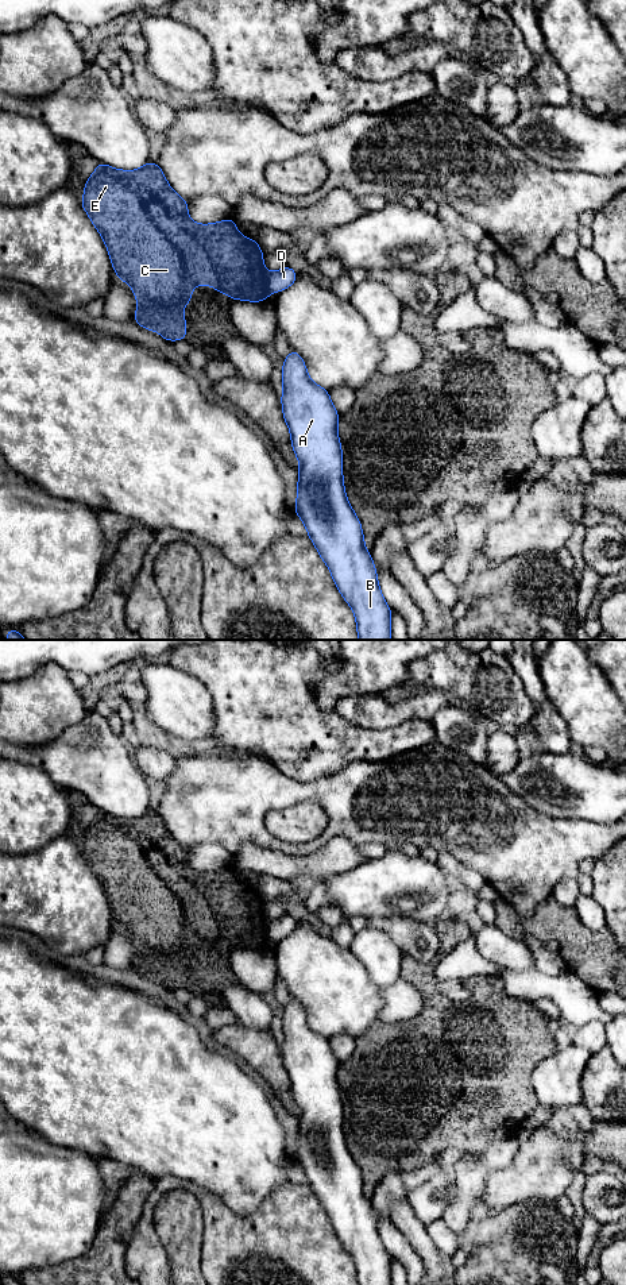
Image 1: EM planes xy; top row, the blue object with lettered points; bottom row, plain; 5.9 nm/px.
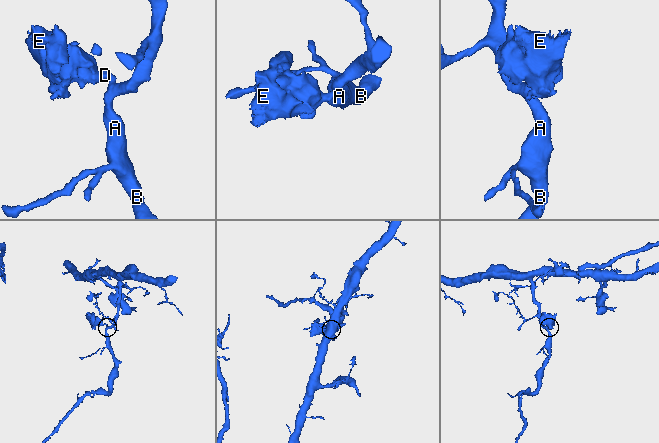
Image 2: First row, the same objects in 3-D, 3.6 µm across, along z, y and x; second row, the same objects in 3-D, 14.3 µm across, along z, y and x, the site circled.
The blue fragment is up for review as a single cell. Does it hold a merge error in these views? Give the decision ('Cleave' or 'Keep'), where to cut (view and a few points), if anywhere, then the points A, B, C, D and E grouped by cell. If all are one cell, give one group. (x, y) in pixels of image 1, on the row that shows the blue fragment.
Cleave. Split along xy (266, 273), (266, 290), (269, 293). Groups: A B D / C E

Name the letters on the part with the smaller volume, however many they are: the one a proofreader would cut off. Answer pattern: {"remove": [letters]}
{"remove": ["C", "E"]}

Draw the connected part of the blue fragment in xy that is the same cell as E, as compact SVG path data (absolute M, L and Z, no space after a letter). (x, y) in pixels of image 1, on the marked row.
M98 162L94 173L86 180L81 205L104 239L113 271L127 282L138 300L135 321L147 331L158 331L169 340L186 339L183 305L192 300L196 285L213 286L232 300L259 302L268 297L266 290L267 271L263 252L254 239L247 239L236 229L235 220L227 219L215 224L196 224L188 216L186 198L179 197L169 185L158 163L147 162L139 170L119 170Z

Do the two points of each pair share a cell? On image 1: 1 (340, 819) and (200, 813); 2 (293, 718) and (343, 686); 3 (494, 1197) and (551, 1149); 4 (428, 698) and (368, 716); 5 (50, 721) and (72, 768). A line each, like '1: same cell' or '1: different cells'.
1: same cell
2: different cells
3: same cell
4: same cell
5: different cells

